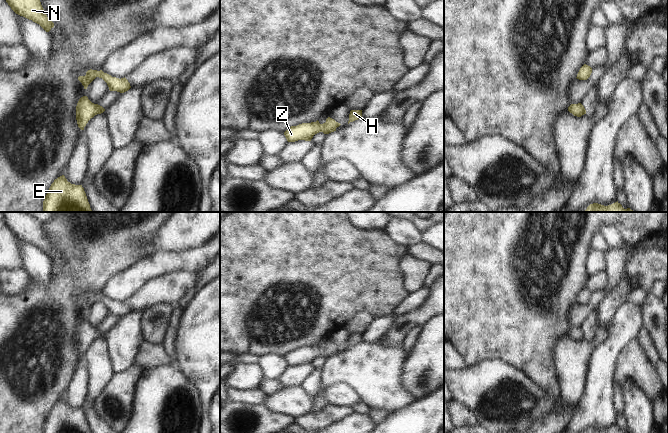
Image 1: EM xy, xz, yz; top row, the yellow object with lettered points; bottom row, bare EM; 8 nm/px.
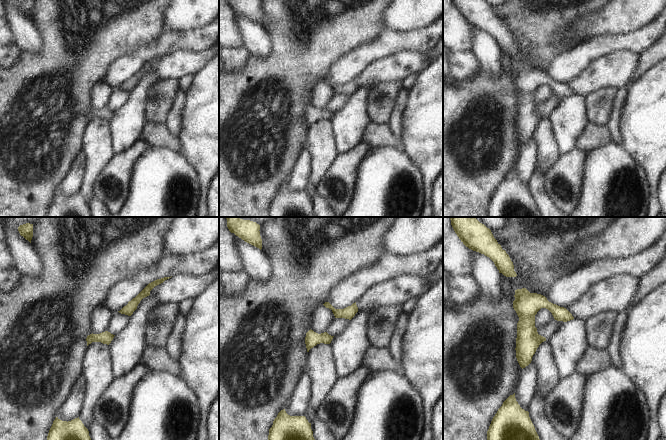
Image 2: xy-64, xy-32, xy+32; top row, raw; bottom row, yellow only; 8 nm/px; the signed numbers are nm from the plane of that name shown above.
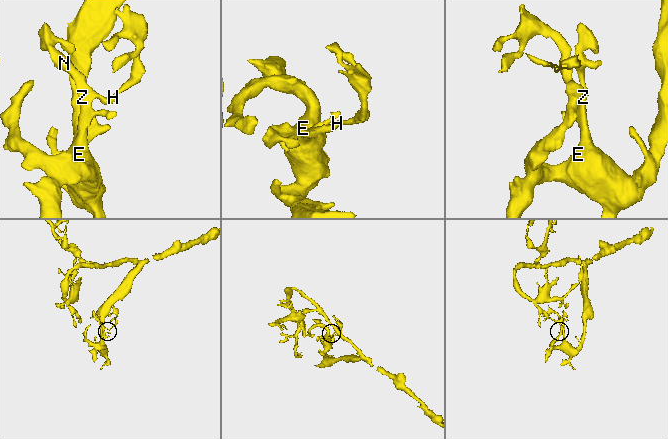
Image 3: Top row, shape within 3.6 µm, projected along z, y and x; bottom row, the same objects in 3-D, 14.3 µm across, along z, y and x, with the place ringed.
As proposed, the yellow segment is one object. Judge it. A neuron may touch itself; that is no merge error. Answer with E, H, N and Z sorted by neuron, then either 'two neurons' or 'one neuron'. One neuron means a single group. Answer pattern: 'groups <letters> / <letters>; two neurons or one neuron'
groups E H N Z; one neuron

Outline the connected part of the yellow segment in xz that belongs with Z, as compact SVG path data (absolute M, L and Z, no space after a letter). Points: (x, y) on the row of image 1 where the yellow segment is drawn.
M328 117L326 122L323 124L320 124L317 120L316 122L302 123L297 126L291 126L284 132L284 135L288 142L295 142L298 140L311 141L315 134L319 132L329 134L336 131L336 128L340 125L340 123Z

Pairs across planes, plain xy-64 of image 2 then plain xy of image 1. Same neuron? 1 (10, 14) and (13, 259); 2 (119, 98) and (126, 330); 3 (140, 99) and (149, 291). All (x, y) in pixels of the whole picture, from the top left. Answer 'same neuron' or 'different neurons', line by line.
1: different neurons
2: different neurons
3: different neurons

